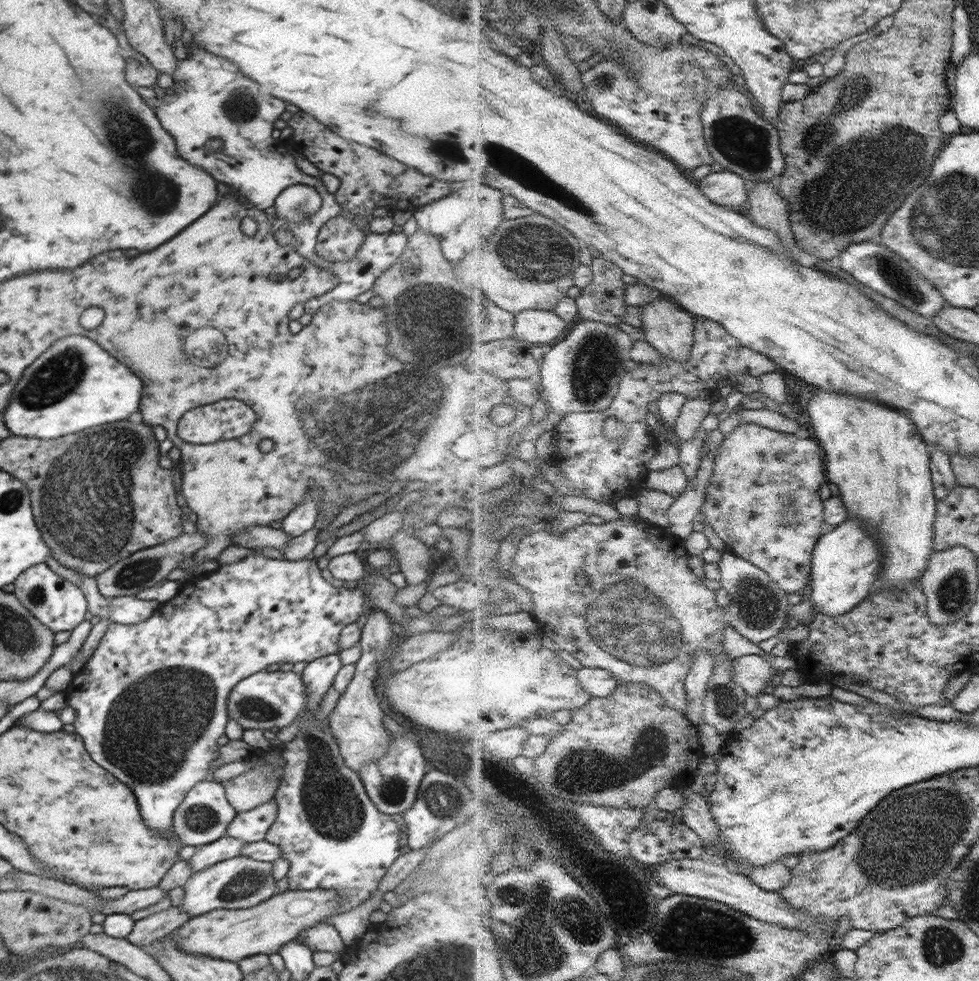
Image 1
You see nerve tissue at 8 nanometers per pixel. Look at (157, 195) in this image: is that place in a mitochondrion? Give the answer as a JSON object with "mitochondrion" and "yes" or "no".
{"mitochondrion":"yes"}

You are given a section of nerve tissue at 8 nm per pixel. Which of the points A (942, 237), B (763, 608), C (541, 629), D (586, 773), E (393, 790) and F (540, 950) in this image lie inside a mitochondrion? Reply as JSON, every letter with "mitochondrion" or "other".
{"A":"mitochondrion","B":"mitochondrion","C":"other","D":"mitochondrion","E":"mitochondrion","F":"mitochondrion"}

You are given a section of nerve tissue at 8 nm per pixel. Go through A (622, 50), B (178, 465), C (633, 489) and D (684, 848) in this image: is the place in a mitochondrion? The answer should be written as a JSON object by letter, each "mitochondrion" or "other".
{"A":"mitochondrion","B":"other","C":"other","D":"other"}

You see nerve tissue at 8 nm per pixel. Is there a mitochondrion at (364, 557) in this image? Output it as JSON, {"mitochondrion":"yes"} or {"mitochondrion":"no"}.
{"mitochondrion":"no"}

